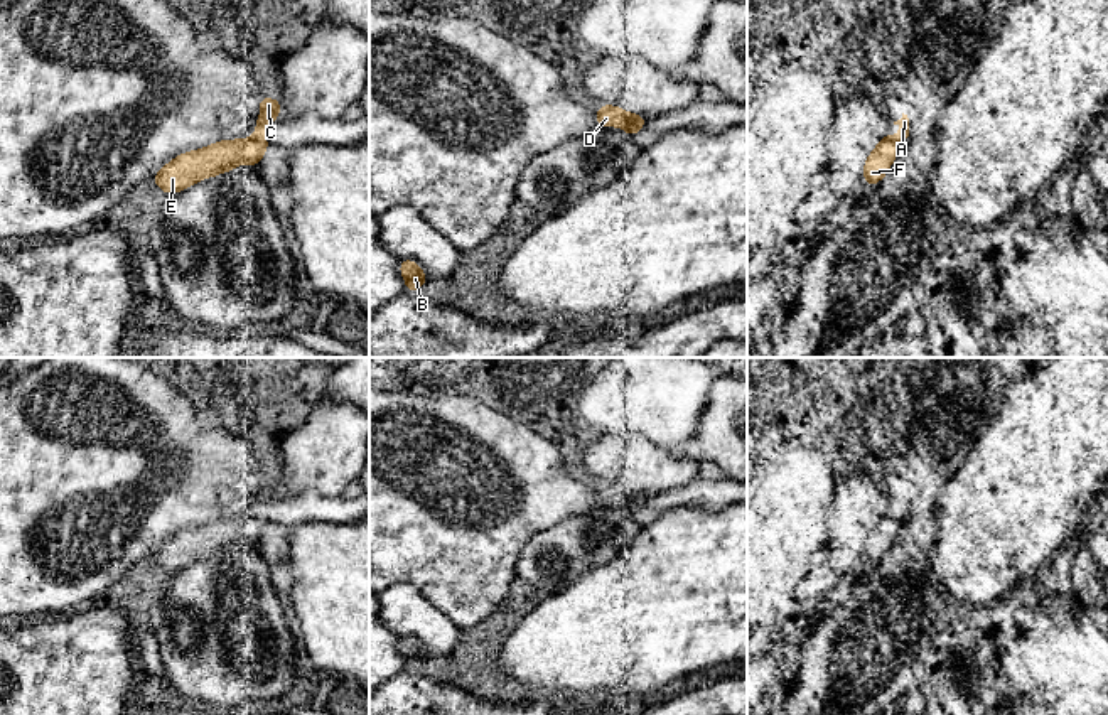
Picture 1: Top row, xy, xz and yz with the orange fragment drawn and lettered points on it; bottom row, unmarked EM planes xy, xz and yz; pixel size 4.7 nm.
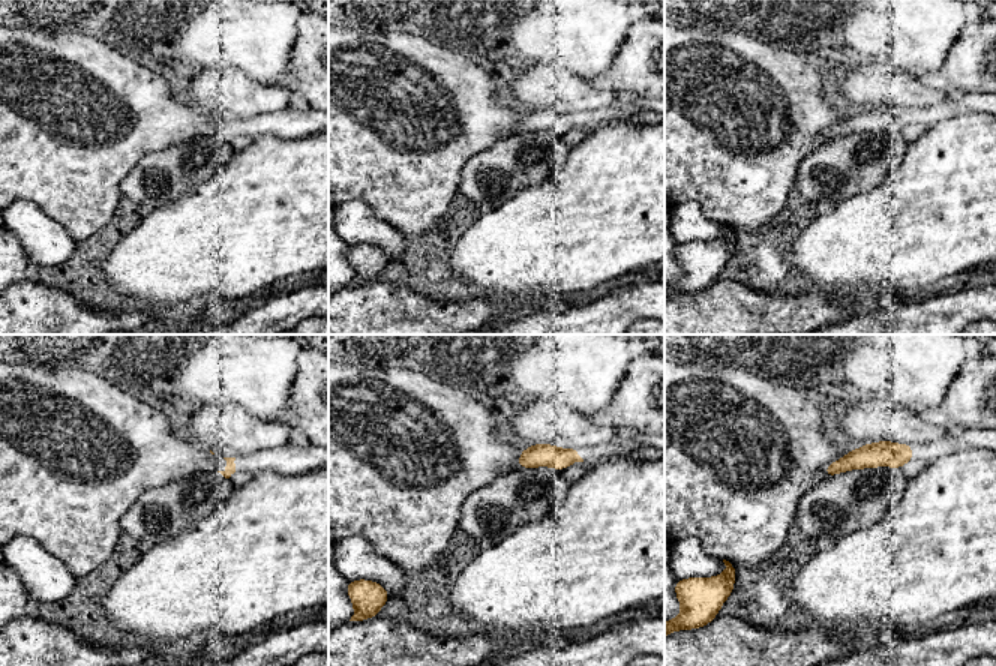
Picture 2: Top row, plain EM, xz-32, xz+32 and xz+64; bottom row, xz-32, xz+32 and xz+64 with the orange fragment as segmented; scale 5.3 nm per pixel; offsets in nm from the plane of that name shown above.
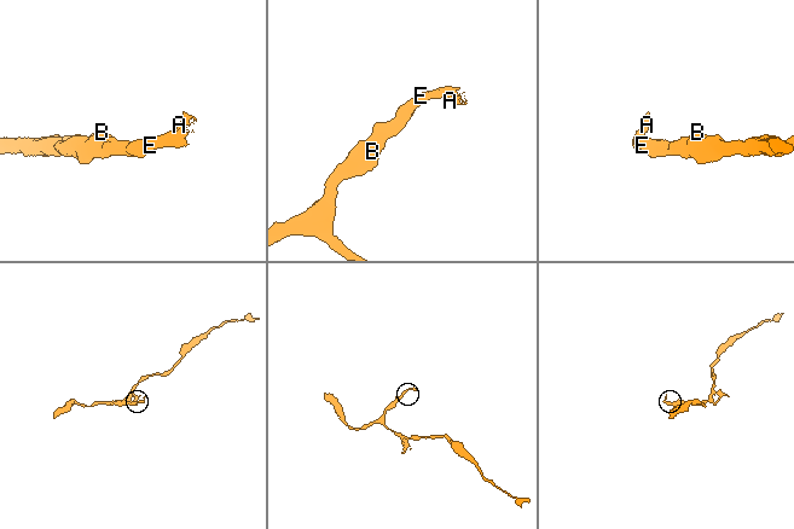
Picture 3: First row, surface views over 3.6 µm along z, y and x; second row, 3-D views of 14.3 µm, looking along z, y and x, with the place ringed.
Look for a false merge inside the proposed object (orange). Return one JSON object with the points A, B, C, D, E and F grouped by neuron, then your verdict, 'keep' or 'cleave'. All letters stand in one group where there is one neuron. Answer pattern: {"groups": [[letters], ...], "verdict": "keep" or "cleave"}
{"groups": [["A", "C"], ["B", "D", "E", "F"]], "verdict": "cleave"}

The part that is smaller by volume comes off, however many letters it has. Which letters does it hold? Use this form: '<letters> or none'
A, C

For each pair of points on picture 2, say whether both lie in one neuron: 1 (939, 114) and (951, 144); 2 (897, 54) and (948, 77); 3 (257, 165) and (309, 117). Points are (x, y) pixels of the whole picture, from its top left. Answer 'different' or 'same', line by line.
1: different
2: different
3: different

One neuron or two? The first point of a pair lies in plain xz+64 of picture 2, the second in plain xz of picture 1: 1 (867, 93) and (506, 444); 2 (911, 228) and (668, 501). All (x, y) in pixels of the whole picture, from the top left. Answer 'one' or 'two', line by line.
1: two
2: two

